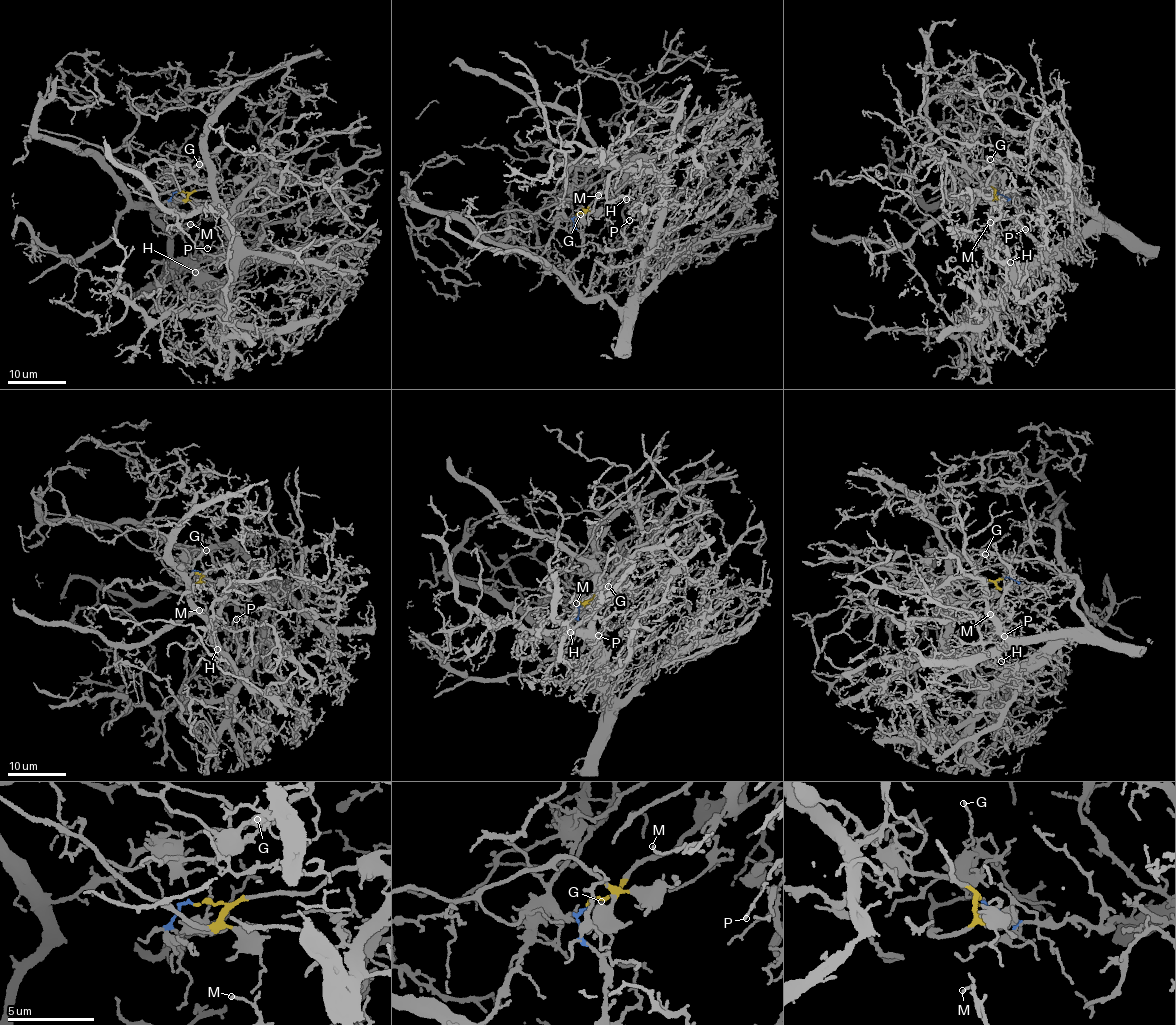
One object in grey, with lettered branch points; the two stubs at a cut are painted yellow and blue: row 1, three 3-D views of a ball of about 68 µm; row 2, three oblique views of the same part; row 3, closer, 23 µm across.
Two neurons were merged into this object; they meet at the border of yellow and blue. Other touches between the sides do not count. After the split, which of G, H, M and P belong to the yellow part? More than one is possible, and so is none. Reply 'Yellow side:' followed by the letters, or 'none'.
Yellow side: G

